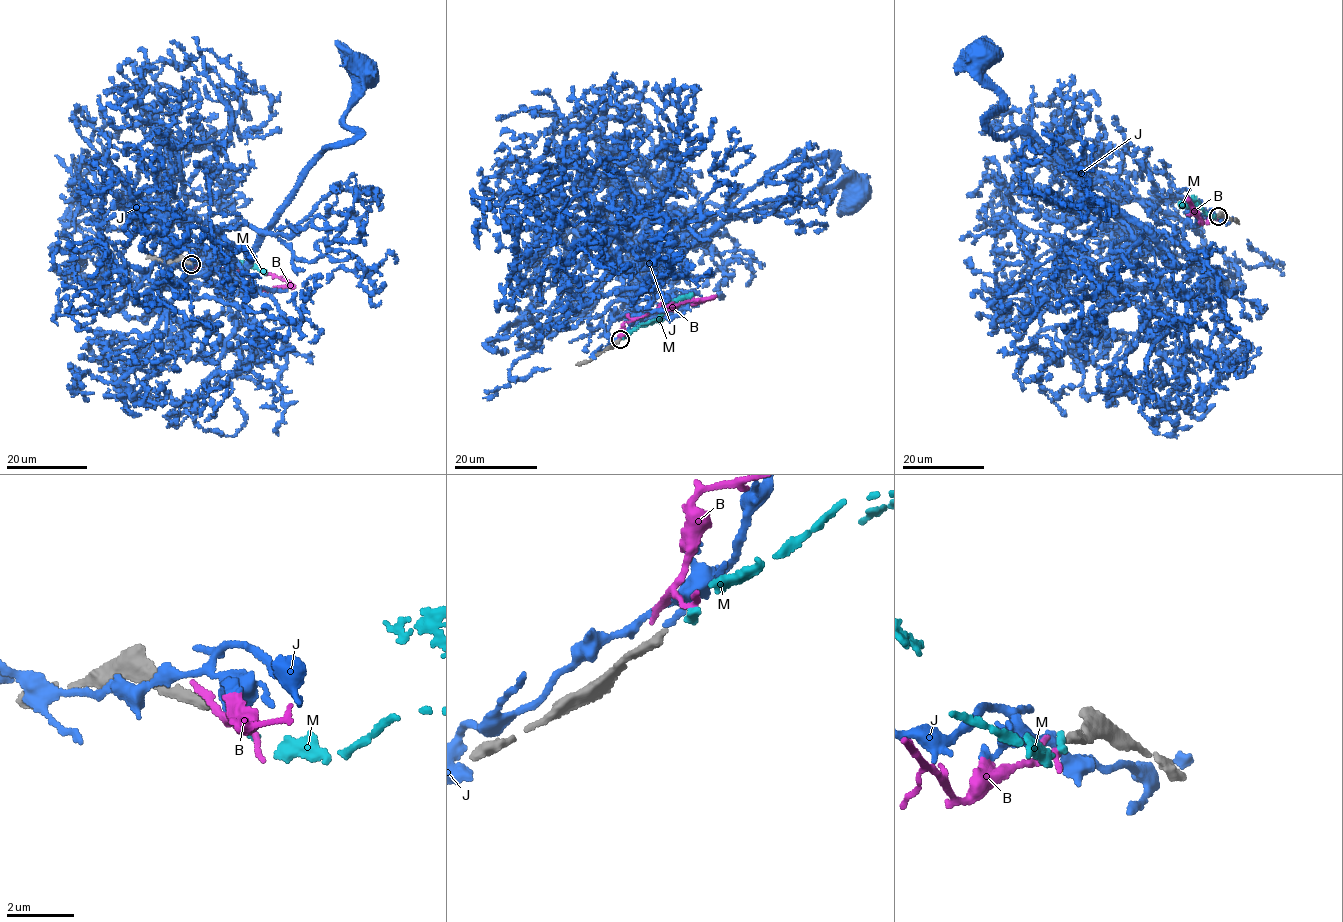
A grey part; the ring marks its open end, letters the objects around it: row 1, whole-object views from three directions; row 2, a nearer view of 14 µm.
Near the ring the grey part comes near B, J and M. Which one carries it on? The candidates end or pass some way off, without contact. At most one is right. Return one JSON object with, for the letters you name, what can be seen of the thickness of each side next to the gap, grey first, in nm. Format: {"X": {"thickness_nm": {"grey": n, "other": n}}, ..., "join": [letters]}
{"M": {"thickness_nm": {"grey": 240, "other": 220}}, "join": ["M"]}

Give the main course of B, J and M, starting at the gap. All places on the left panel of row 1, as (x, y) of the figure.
B: (190, 263), (236, 268), (261, 289), (289, 284), (266, 274)
J: (192, 263), (206, 255), (189, 279), (162, 287), (239, 276), (323, 147), (356, 135), (343, 115), (361, 68)
M: (194, 265), (205, 269), (213, 264), (255, 265), (267, 273)

